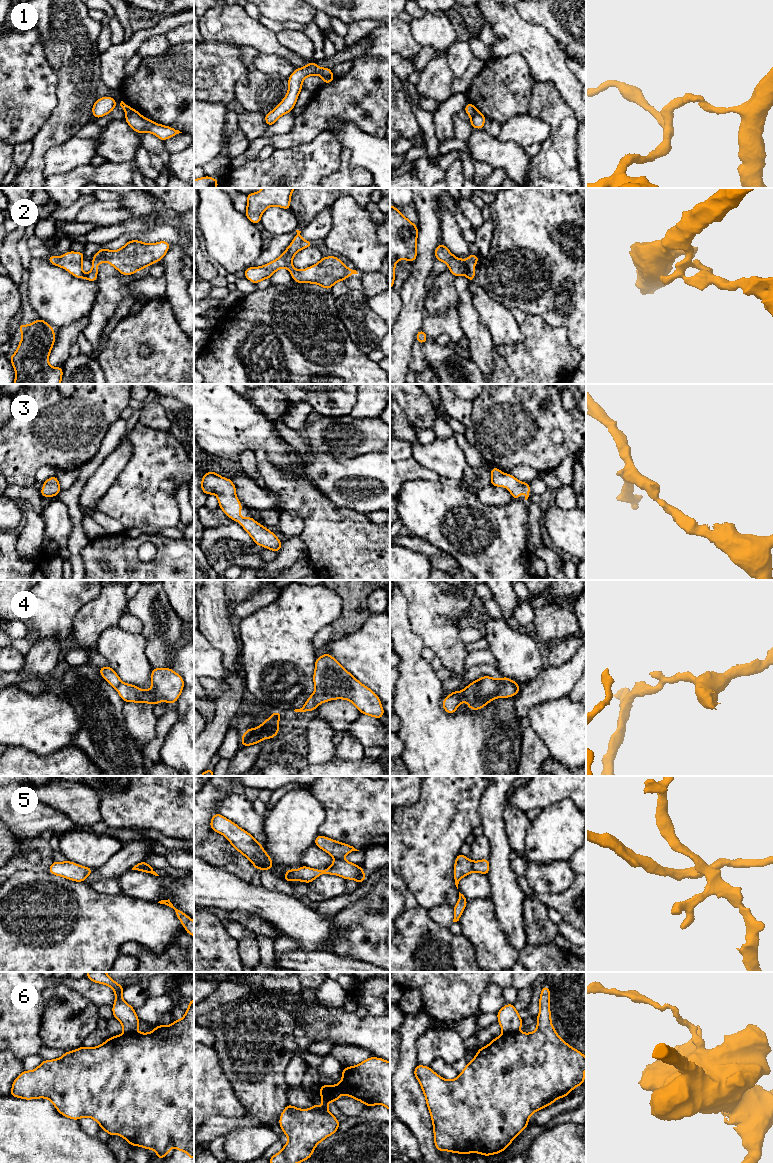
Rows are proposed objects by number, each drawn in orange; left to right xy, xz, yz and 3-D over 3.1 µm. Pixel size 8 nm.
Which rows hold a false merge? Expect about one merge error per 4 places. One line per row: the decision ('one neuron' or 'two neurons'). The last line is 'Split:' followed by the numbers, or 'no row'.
1: two neurons
2: one neuron
3: one neuron
4: two neurons
5: two neurons
6: two neurons
Split: 1, 4, 5, 6

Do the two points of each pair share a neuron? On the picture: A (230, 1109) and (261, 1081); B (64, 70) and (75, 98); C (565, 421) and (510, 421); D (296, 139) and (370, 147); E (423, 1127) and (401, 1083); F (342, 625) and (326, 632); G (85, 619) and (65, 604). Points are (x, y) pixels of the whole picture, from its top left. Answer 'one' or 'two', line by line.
A: two
B: one
C: one
D: two
E: one
F: two
G: two

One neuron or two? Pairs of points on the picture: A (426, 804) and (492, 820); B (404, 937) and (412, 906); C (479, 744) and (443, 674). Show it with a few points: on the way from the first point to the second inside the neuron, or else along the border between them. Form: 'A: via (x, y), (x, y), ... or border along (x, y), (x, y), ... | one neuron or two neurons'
A: border along (483, 794), (480, 800), (479, 824) | two neurons
B: via (412, 929), (412, 914) | one neuron
C: border along (435, 671), (441, 681) | two neurons

